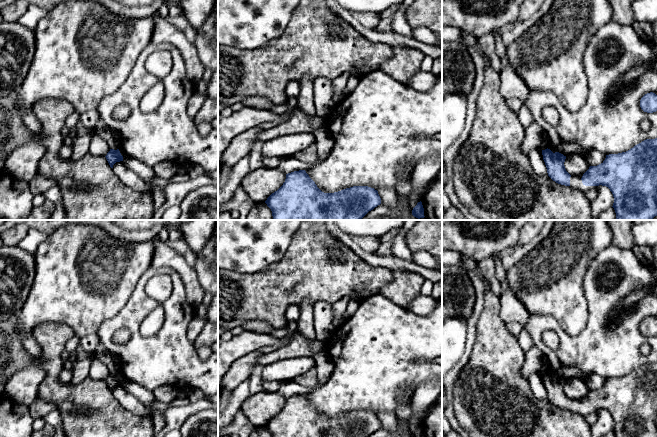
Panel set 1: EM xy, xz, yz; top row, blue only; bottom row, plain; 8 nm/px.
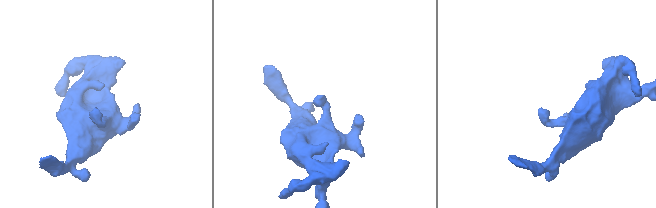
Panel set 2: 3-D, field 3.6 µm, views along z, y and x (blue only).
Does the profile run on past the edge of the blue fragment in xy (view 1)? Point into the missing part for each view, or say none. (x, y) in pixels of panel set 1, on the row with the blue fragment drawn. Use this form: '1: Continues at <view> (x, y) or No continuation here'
1: No continuation here

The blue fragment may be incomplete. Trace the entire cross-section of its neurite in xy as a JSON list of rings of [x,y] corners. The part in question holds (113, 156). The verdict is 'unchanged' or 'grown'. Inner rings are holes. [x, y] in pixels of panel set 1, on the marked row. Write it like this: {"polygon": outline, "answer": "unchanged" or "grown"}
{"polygon": [[[110,149],[110,151],[107,153],[107,155],[105,157],[111,168],[113,168],[113,165],[116,162],[123,161],[123,156],[121,155],[119,149],[117,149],[117,150]]], "answer": "unchanged"}

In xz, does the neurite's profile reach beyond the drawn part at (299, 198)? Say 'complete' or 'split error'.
complete

